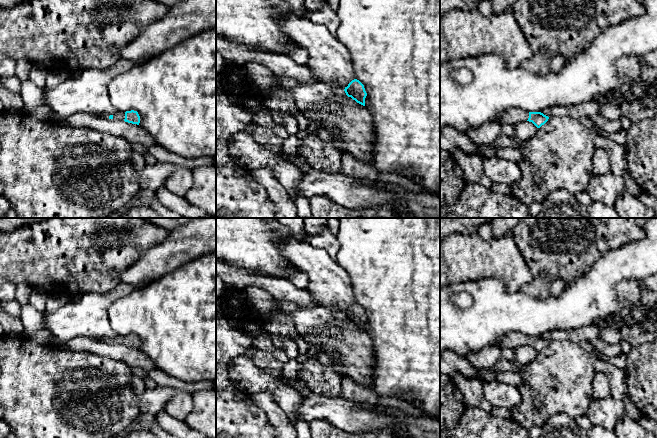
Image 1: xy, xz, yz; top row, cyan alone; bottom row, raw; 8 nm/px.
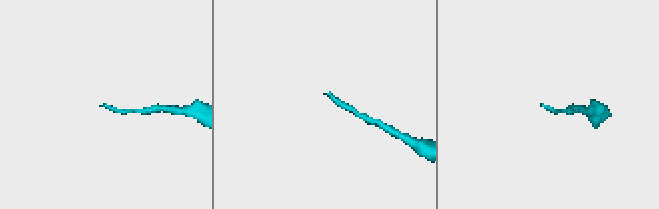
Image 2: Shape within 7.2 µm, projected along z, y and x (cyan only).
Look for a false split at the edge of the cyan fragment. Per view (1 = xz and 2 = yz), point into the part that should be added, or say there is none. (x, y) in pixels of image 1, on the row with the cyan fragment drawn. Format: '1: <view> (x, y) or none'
1: xz (329, 60)
2: yz (512, 116)

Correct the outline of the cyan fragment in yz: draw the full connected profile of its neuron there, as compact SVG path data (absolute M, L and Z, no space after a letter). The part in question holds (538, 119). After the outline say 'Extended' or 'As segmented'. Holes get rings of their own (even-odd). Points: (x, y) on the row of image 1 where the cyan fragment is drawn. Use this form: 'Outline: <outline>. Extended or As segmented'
Outline: M511 108L504 110L498 114L498 122L500 124L515 125L522 121L532 122L537 128L540 128L548 121L549 117L541 112L528 112L522 109Z. Extended

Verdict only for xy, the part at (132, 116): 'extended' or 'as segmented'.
extended

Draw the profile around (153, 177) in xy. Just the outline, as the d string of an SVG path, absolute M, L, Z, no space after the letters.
M156 162L140 173L139 185L141 189L157 191L165 185L167 178L176 170L176 165L172 163Z

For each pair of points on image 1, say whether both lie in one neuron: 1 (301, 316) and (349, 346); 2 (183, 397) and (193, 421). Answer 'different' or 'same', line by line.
1: same
2: different

